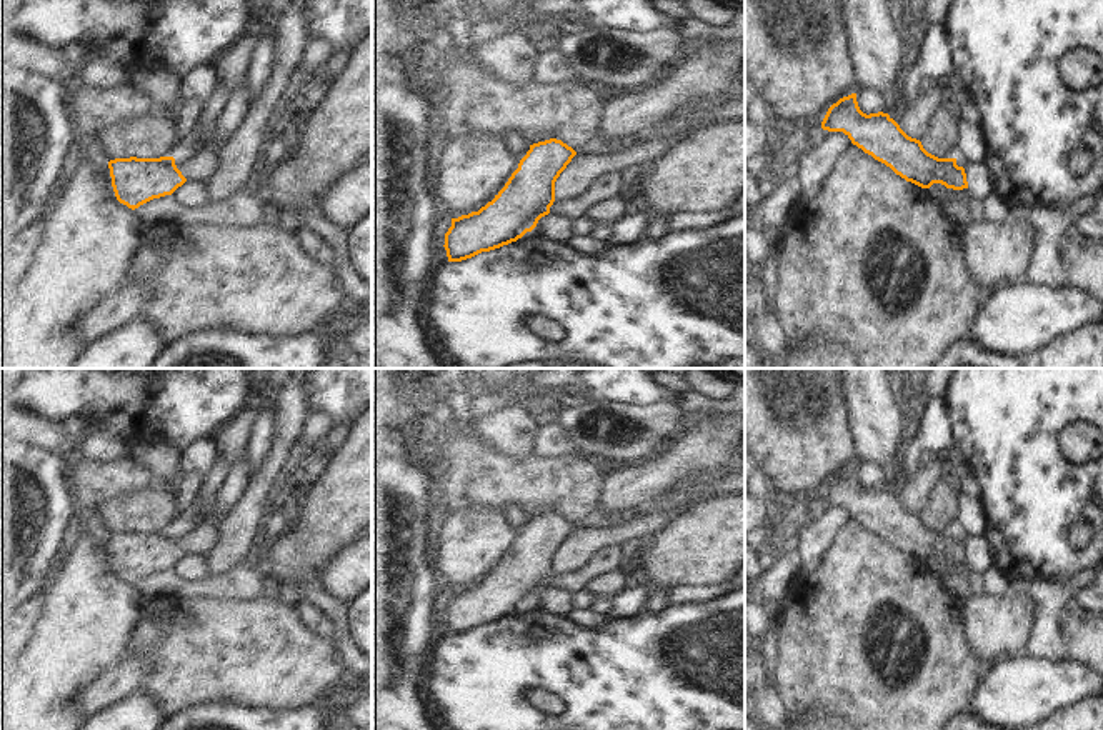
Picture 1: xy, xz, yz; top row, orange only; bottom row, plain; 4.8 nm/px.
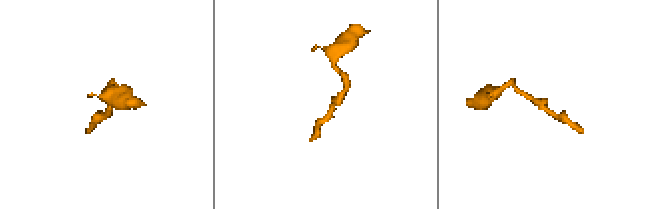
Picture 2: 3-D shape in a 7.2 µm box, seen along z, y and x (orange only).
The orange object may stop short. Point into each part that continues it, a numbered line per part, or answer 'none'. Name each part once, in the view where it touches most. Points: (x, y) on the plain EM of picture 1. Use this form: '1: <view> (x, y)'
1: xy (207, 534)

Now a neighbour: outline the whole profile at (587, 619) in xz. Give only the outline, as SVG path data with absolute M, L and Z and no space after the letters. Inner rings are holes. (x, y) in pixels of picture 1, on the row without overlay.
M591 608L586 610L571 610L568 615L576 625L583 628L603 628L610 625L613 620L610 615L601 615L598 612L593 612Z

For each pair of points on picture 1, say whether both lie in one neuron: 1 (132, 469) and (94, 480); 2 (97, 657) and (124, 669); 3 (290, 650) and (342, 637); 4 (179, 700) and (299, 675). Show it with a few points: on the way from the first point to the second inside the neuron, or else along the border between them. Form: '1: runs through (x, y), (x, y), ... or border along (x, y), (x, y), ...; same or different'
1: runs through (122, 477), (104, 480); same
2: border along (122, 657), (85, 690); different
3: border along (332, 635), (337, 655), (350, 674); different
4: runs through (209, 675), (269, 675); same

